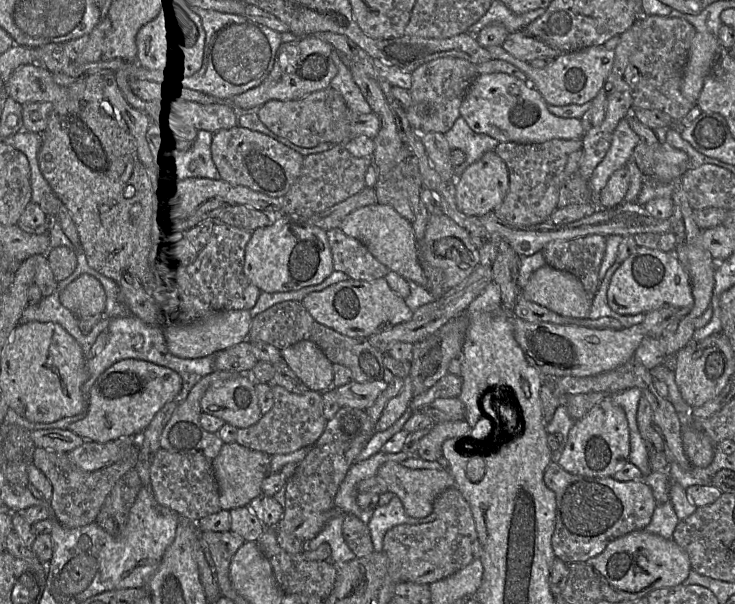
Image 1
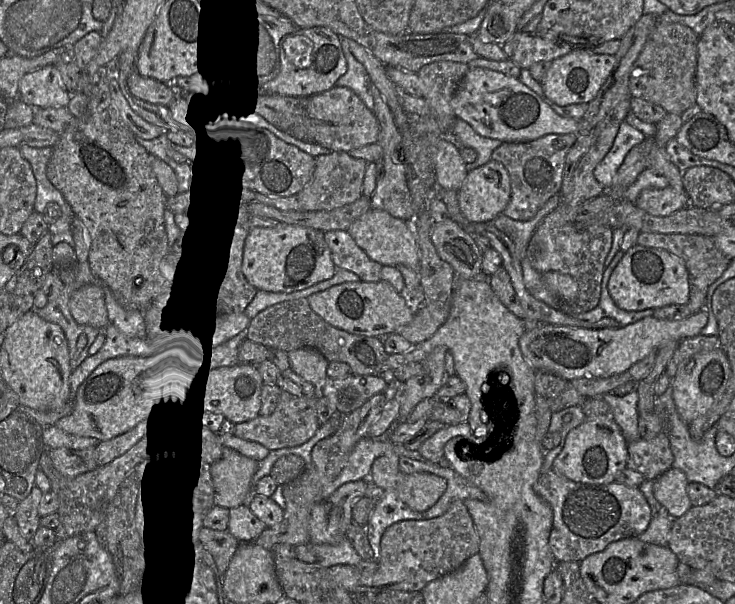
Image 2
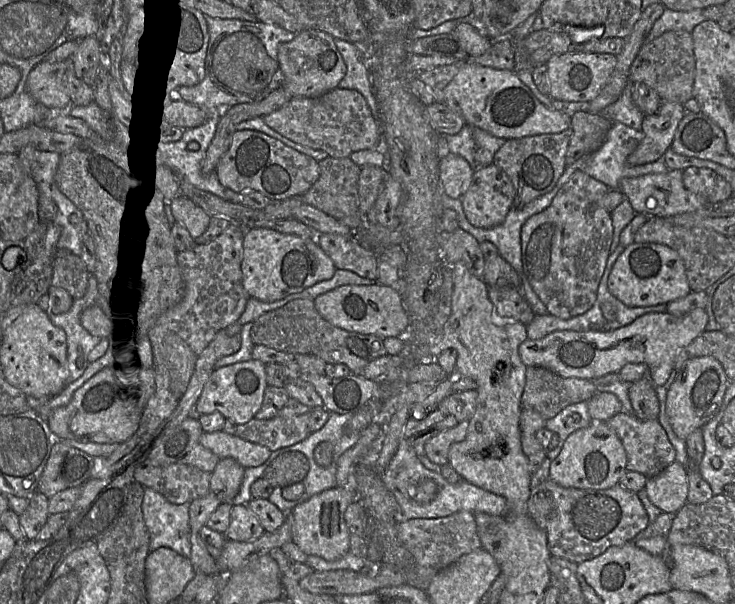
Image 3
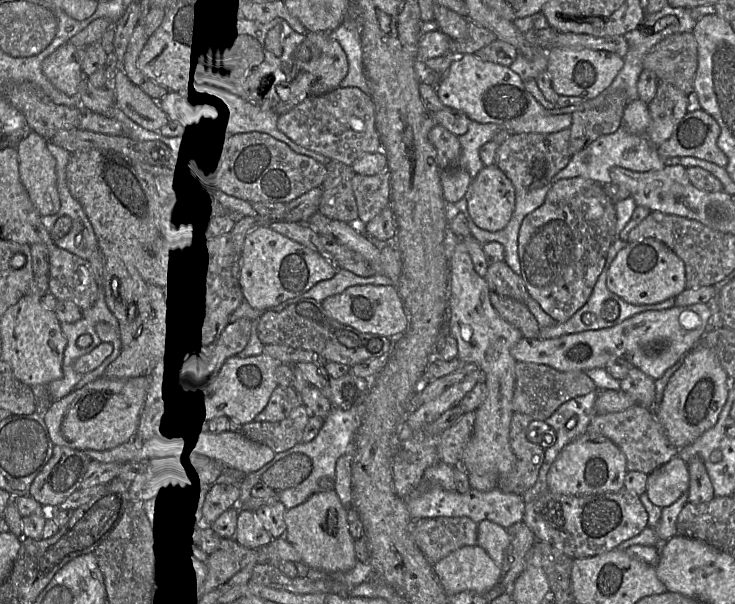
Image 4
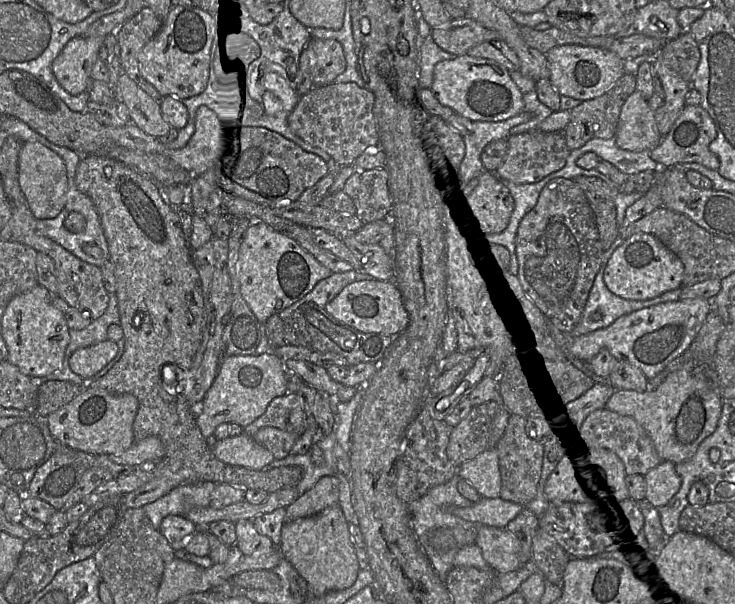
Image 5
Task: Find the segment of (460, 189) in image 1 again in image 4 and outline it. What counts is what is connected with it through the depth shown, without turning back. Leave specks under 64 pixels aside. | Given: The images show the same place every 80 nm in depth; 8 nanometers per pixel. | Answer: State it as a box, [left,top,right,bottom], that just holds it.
[465,165,515,232]

